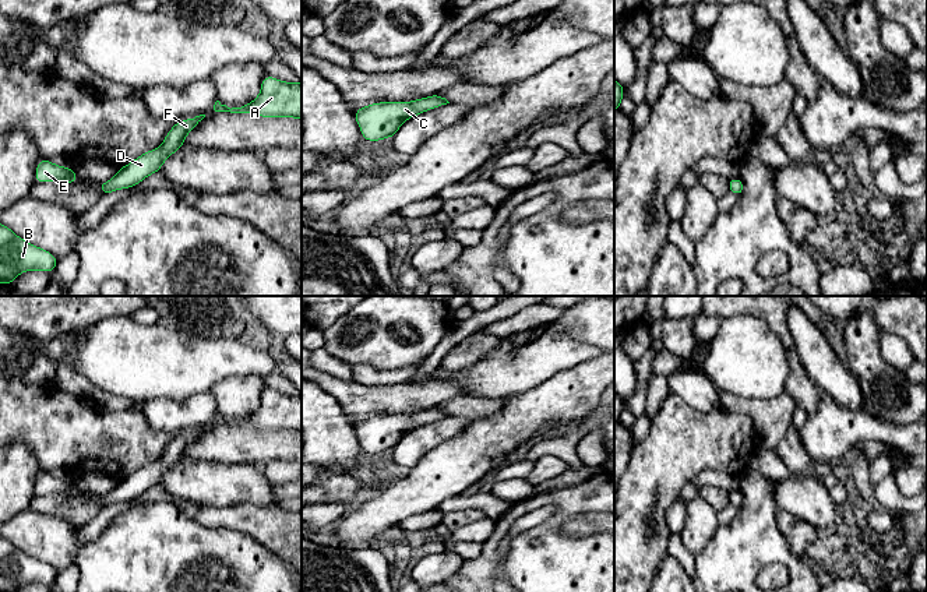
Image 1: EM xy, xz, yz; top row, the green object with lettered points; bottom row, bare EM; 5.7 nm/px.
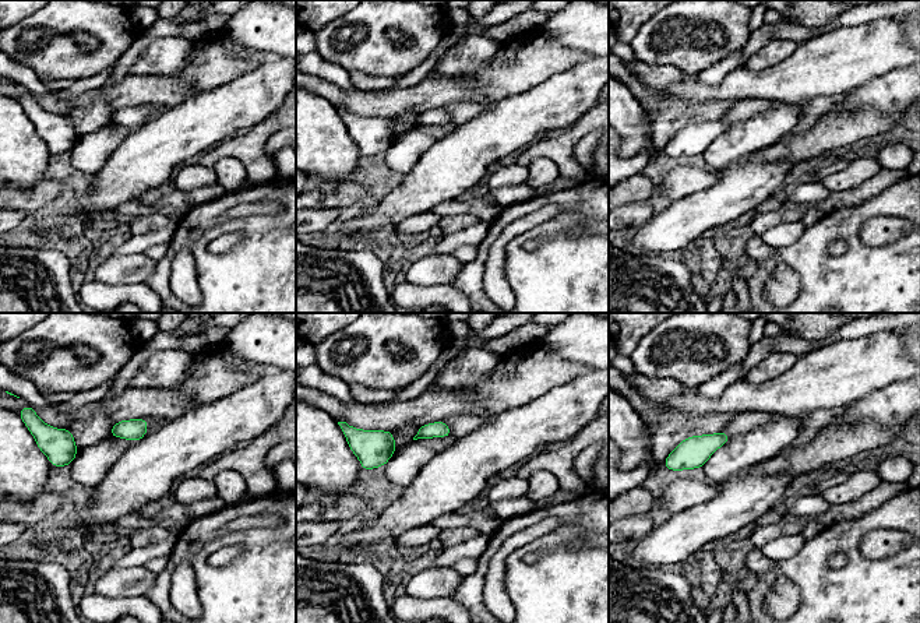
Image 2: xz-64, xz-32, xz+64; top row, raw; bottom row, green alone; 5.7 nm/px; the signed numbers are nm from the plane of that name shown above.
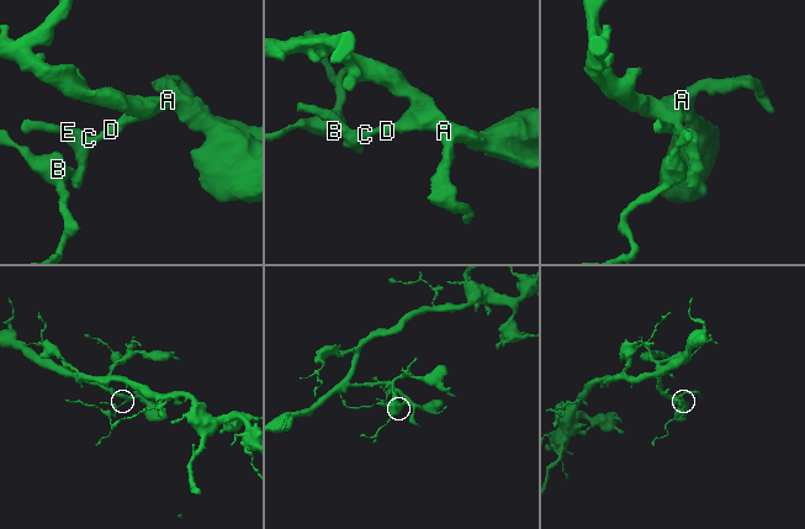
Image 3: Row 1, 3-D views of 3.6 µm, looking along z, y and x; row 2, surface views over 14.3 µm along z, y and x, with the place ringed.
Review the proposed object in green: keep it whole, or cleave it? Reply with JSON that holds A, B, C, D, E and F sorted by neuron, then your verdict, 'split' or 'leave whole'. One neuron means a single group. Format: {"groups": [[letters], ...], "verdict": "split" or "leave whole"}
{"groups": [["A", "B", "C", "D", "E", "F"]], "verdict": "leave whole"}

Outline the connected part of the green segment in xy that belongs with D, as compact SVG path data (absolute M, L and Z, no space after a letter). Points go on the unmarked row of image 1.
M200 427L176 436L165 450L161 459L142 466L131 476L120 480L109 494L99 496L103 508L116 503L134 500L149 487L159 484L165 473L183 459L187 447L198 438L204 430L205 427Z

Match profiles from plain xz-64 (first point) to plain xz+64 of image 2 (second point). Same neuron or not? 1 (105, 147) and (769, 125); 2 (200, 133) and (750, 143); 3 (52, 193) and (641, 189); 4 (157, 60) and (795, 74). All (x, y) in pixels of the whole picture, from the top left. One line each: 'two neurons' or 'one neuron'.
1: one neuron
2: two neurons
3: one neuron
4: two neurons

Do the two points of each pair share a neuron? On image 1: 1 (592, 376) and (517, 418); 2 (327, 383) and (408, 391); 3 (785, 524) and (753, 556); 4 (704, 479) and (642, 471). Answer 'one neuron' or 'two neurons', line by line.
1: one neuron
2: one neuron
3: two neurons
4: two neurons

